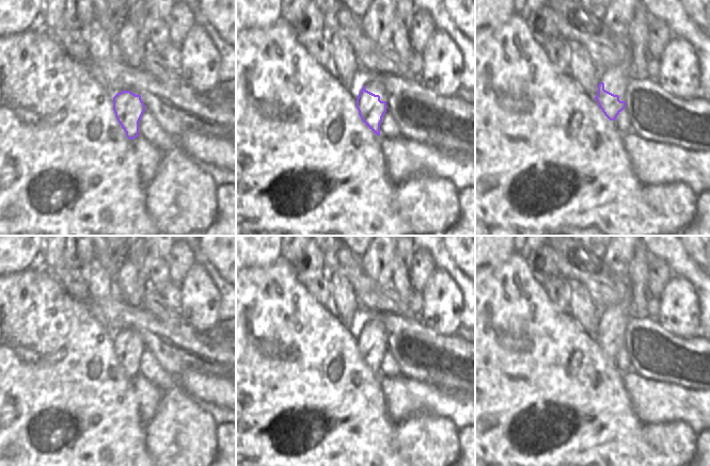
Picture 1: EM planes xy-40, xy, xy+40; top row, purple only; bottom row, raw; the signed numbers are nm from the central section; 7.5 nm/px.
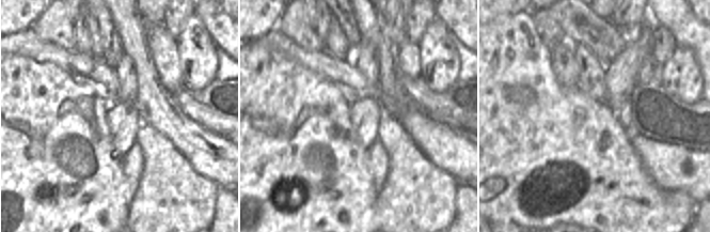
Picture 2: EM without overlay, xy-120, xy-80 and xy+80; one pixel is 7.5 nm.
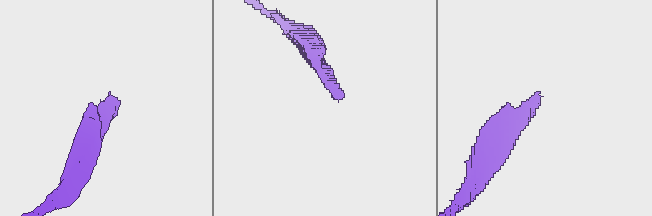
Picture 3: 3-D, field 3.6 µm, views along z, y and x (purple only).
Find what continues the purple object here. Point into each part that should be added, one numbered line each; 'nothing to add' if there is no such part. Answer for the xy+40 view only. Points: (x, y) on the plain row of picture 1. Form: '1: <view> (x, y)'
1: xy+40 (615, 318)

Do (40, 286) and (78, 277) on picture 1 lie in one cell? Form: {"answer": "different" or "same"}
{"answer": "different"}

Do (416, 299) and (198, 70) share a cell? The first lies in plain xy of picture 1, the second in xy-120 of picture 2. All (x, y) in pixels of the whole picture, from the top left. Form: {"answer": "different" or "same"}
{"answer": "different"}

